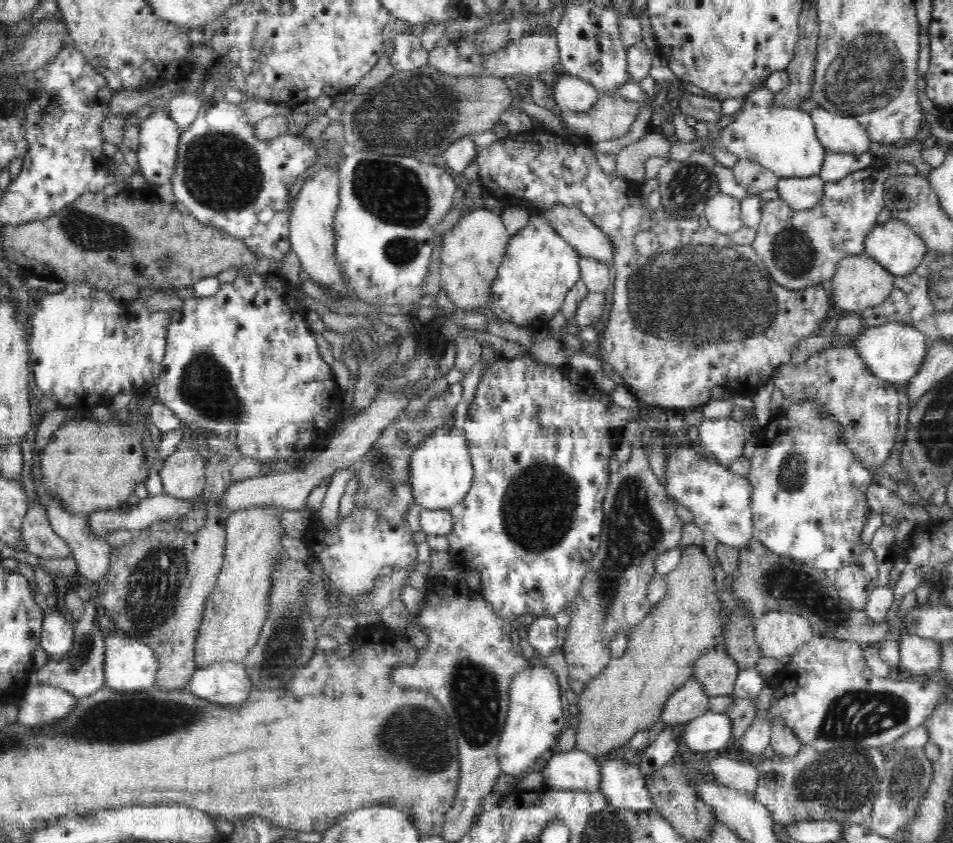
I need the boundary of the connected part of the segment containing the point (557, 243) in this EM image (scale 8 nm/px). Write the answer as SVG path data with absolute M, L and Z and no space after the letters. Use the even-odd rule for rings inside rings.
M540 215L531 216L528 224L511 238L509 246L506 248L497 279L493 284L491 310L502 321L510 321L516 325L539 324L546 326L556 313L561 312L566 294L570 292L576 282L580 281L580 260L581 257L577 249L566 242L562 236L559 236L553 225L550 224L550 220Z

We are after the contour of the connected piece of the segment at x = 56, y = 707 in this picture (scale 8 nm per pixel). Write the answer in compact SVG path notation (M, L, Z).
M49 684L27 687L18 704L18 723L40 729L67 718L78 703L78 696Z

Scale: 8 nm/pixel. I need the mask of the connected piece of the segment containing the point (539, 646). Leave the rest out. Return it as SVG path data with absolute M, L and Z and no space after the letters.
M553 616L536 617L527 627L528 642L537 653L537 658L544 660L552 654L558 642L558 627Z

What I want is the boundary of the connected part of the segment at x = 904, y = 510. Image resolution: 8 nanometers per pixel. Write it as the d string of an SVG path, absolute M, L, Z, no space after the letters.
M872 484L866 489L866 498L872 513L891 514L899 520L906 519L915 526L929 522L929 514L921 505L914 505L912 508L888 487Z

